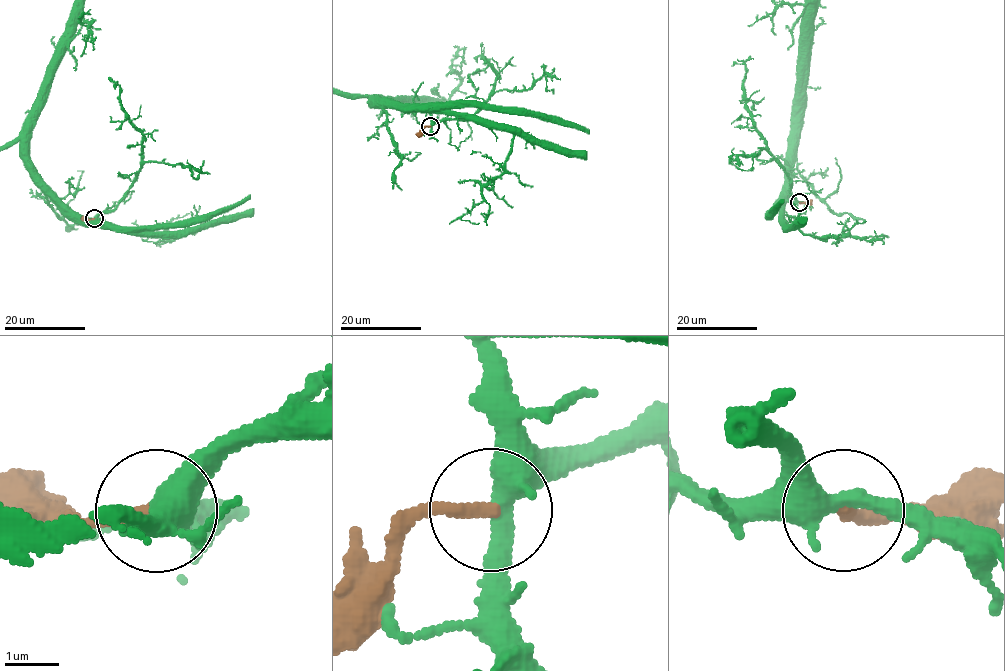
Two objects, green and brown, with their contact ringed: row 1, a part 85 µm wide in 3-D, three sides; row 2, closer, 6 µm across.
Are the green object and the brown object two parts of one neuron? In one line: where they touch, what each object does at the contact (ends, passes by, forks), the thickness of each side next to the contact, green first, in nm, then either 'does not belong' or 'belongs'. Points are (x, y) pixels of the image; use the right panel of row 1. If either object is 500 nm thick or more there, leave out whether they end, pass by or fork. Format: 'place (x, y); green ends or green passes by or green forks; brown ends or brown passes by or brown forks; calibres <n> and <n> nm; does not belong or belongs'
place (799, 202); green passes by; brown ends; calibres 400 and 220 nm; does not belong

